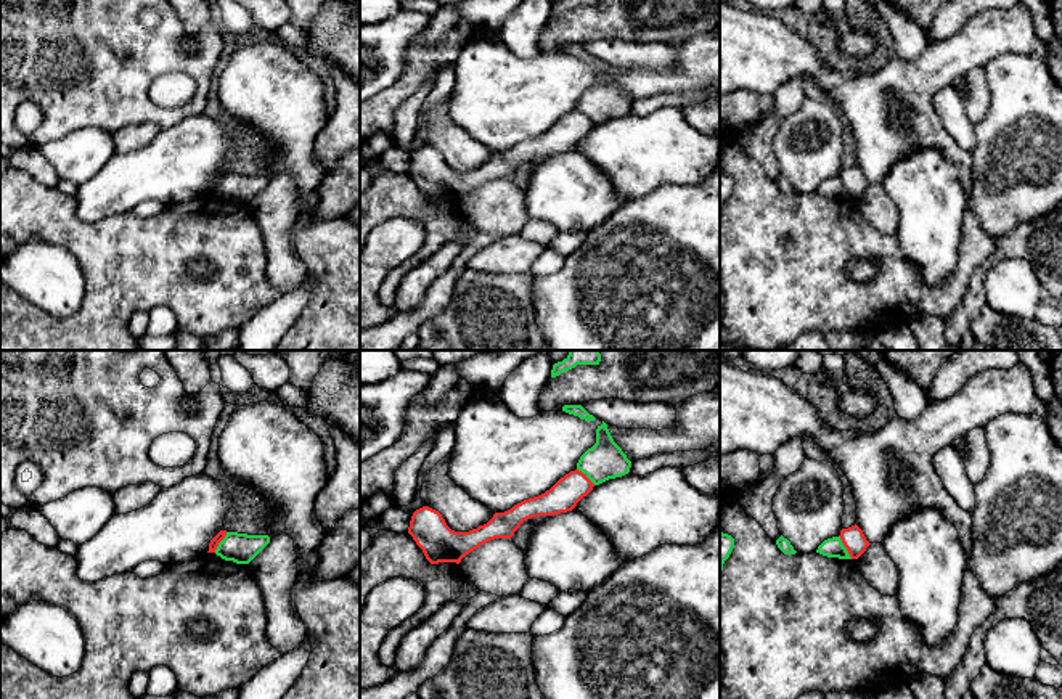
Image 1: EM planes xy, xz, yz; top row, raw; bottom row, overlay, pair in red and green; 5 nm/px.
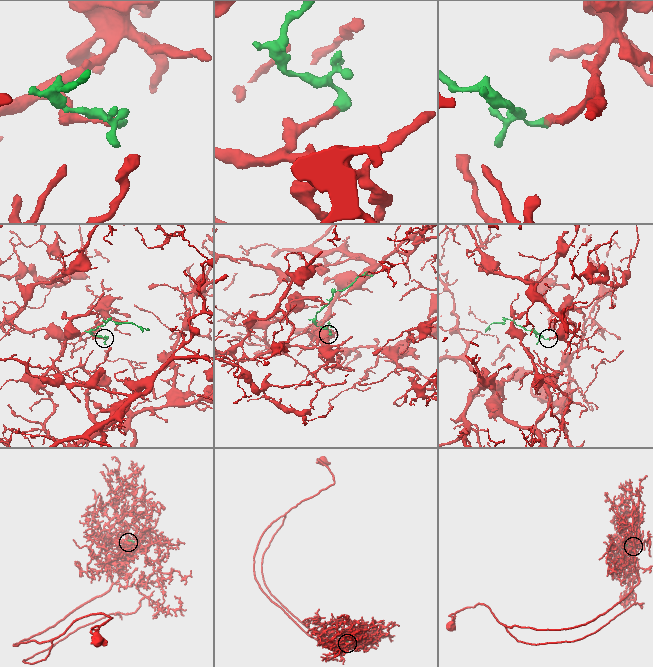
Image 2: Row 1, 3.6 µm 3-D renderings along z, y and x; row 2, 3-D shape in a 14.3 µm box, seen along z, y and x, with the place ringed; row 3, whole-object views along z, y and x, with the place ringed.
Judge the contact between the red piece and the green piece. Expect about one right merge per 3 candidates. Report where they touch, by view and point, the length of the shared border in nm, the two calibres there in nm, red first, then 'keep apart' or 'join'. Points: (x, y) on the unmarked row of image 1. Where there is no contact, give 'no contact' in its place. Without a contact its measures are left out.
yz (844, 185) | 140 nm | 120/100 nm | keep apart

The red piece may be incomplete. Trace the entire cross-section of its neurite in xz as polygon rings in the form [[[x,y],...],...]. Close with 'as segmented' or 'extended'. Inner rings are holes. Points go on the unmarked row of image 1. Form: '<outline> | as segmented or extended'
[[[575,109],[561,117],[545,133],[524,140],[504,153],[469,172],[451,170],[442,154],[429,146],[416,149],[408,174],[423,190],[431,204],[456,202],[495,178],[511,178],[521,164],[530,157],[554,156],[572,151],[593,130],[594,124]]] | as segmented

